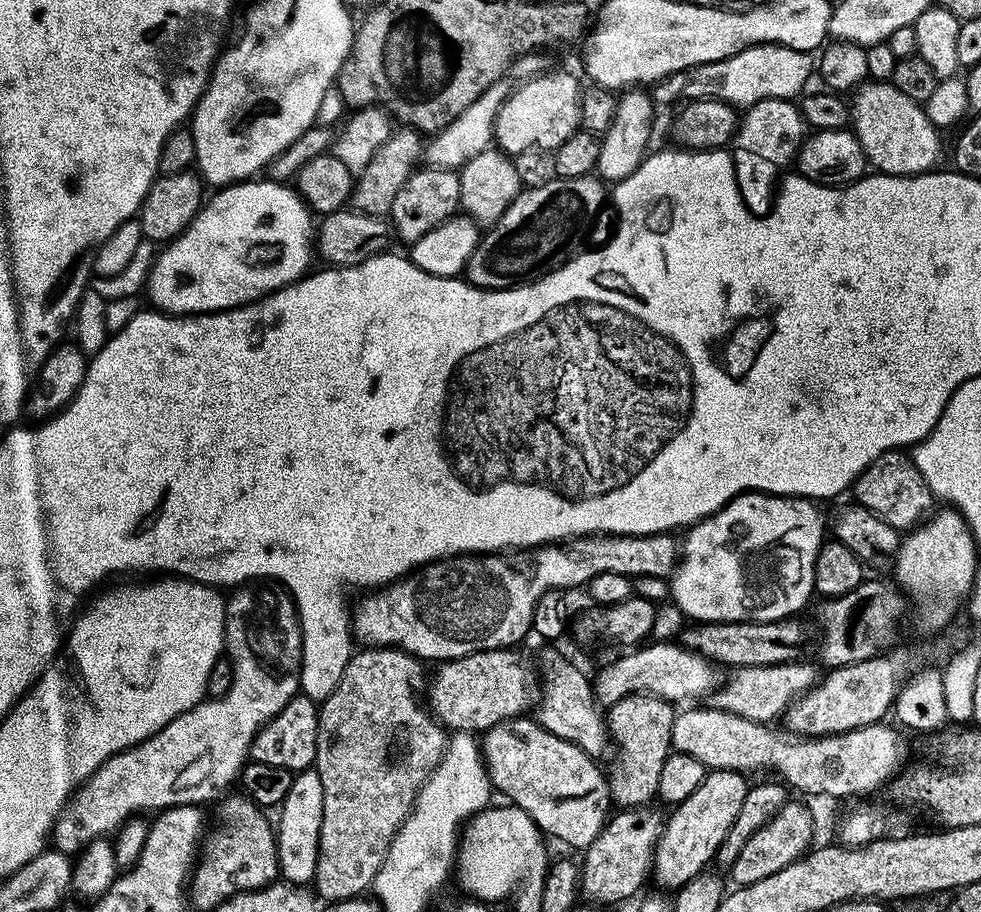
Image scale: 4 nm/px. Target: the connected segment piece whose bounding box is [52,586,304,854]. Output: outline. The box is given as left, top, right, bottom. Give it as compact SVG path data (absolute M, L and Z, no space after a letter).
M280 586L237 587L224 605L224 647L226 659L232 663L234 670L234 682L228 693L195 704L186 714L175 716L165 728L158 730L158 734L127 748L125 752L115 752L110 759L103 761L95 769L97 772L75 789L70 800L72 809L57 822L52 832L55 851L79 853L91 840L115 833L137 813L147 813L147 808L163 810L179 804L204 806L207 800L219 801L235 780L237 783L245 764L249 763L248 751L260 727L270 722L301 691L304 636L300 633L300 616L292 597Z

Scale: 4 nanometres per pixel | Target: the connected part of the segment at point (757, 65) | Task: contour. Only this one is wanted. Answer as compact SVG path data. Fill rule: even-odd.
M755 44L752 48L742 50L725 60L699 64L697 68L687 68L667 77L668 92L672 96L681 96L681 101L689 100L721 100L731 104L737 110L743 110L763 100L792 100L805 91L804 83L808 75L814 72L814 60L807 52L790 50L780 44Z

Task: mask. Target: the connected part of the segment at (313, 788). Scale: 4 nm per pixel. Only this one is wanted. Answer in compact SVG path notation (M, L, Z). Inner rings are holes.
M314 768L304 769L293 777L290 794L280 805L280 818L276 820L277 843L276 850L279 858L279 868L281 879L285 883L295 884L296 887L303 887L313 883L317 870L317 846L320 844L321 824L322 824L322 780Z

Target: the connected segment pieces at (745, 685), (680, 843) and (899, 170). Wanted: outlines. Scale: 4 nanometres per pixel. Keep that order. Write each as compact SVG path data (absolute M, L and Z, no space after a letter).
M804 663L771 664L765 668L762 666L737 668L729 675L732 677L724 685L721 683L711 693L711 696L713 695L712 700L710 700L711 707L720 708L730 714L738 714L742 718L750 718L759 724L768 724L772 722L775 716L776 719L783 717L784 711L799 696L803 696L804 693L810 691L822 679L821 669L815 663L813 663L814 665Z
M709 771L702 786L690 794L680 804L671 809L672 817L667 817L664 833L656 844L656 854L652 858L651 875L654 884L660 888L675 890L681 888L690 878L705 871L713 863L713 856L718 850L731 824L738 816L742 802L750 784L739 772Z
M865 82L860 85L859 88L855 89L850 96L850 128L851 131L856 133L858 142L862 146L864 151L864 157L868 159L869 165L877 173L885 176L918 176L921 172L931 172L937 167L936 164L940 160L940 136L941 133L935 126L930 122L930 118L924 112L921 105L915 104L910 98L906 98L906 94L902 94L902 90L898 90L891 84L891 82Z

